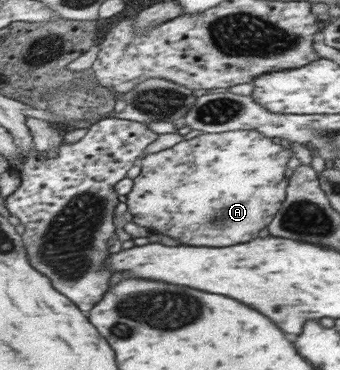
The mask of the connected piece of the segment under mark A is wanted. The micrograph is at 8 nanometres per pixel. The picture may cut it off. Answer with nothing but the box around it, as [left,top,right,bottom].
[125,130,292,246]

